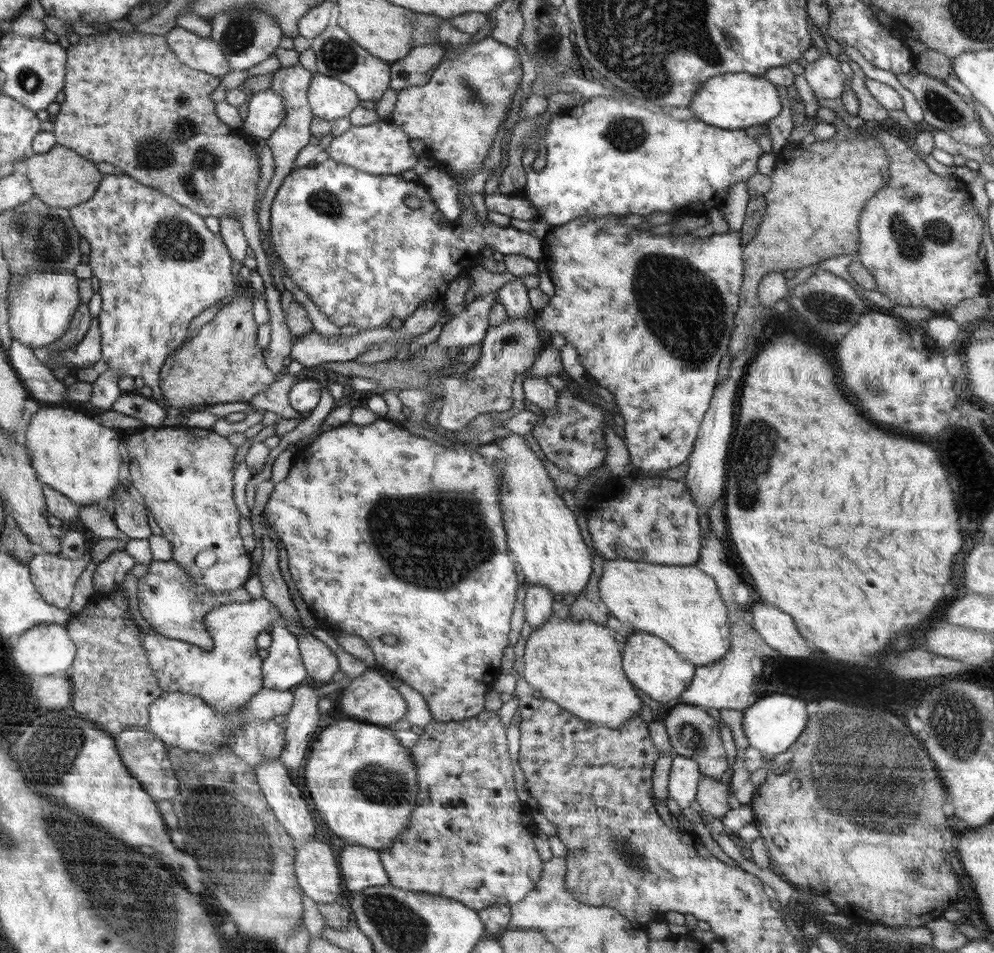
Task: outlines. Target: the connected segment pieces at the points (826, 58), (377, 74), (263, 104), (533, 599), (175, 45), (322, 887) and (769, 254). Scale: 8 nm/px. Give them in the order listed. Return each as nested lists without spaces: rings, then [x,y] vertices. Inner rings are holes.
[[[830,54],[816,57],[813,63],[804,67],[805,79],[808,81],[816,98],[836,100],[844,92],[845,74],[840,69],[840,61]]]
[[[328,25],[322,34],[311,40],[311,48],[316,55],[317,72],[336,77],[344,84],[351,85],[362,99],[377,102],[388,90],[390,63],[380,60],[380,57],[372,56],[367,49],[356,44],[340,25]]]
[[[268,89],[251,96],[242,129],[253,138],[266,141],[283,124],[286,116],[284,97],[274,89]]]
[[[527,584],[527,595],[523,600],[524,610],[526,614],[526,626],[531,628],[531,631],[541,628],[548,623],[554,616],[552,605],[554,604],[555,595],[546,588],[546,586],[538,586],[538,584]]]
[[[174,26],[168,34],[164,34],[176,57],[192,69],[200,69],[212,76],[223,77],[232,66],[222,46],[212,37],[199,37],[193,31]]]
[[[312,838],[296,847],[296,876],[308,898],[317,904],[336,902],[344,892],[343,876],[330,846]]]
[[[876,132],[872,136],[848,136],[844,140],[814,141],[808,148],[802,148],[798,142],[788,142],[780,152],[775,154],[776,162],[774,171],[770,176],[772,186],[764,193],[767,208],[762,215],[758,231],[744,246],[744,264],[746,272],[740,296],[740,310],[736,313],[736,328],[732,333],[731,347],[728,355],[731,360],[748,345],[756,342],[757,326],[764,320],[767,310],[760,304],[759,284],[764,276],[782,270],[794,270],[804,266],[814,266],[823,260],[852,254],[856,257],[859,248],[859,221],[862,219],[860,212],[867,207],[866,202],[888,184],[891,177],[891,158],[885,146],[881,144]]]

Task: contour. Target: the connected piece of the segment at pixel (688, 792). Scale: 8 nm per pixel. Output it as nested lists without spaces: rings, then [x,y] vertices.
[[[682,755],[672,758],[669,774],[668,790],[672,800],[680,808],[688,808],[696,800],[698,778],[702,776],[698,764]]]

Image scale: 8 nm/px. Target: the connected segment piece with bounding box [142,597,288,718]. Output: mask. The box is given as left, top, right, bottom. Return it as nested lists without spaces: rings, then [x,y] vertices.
[[[261,597],[248,602],[222,604],[208,612],[204,623],[213,640],[213,648],[209,652],[202,651],[202,648],[183,642],[183,640],[166,638],[154,630],[151,634],[143,634],[142,641],[148,655],[148,662],[154,669],[156,677],[159,678],[159,685],[163,688],[164,693],[183,692],[200,696],[220,717],[224,718],[226,715],[236,713],[240,707],[244,710],[244,703],[248,703],[248,700],[254,698],[254,695],[262,689],[262,668],[260,668],[262,660],[258,656],[256,636],[262,632],[270,632],[275,621],[281,620],[286,625],[288,621],[282,620],[282,618],[276,605],[272,605],[268,599]]]

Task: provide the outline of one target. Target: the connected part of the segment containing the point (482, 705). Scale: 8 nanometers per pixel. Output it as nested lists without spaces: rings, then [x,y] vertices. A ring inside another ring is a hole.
[[[377,419],[371,425],[346,422],[324,431],[312,442],[310,453],[308,462],[292,464],[284,481],[274,484],[274,492],[270,495],[263,511],[264,518],[284,543],[292,580],[309,610],[317,619],[331,622],[345,634],[355,635],[365,640],[375,656],[377,668],[412,686],[414,691],[420,692],[426,698],[434,720],[442,723],[460,722],[478,716],[486,709],[487,692],[491,690],[491,685],[496,678],[501,675],[500,660],[504,656],[504,648],[509,646],[510,616],[514,610],[516,592],[520,588],[518,574],[514,570],[517,564],[508,558],[507,532],[504,529],[503,512],[500,511],[502,467],[498,467],[496,462],[488,464],[478,449],[473,450],[464,443],[453,443],[450,448],[446,448],[442,444],[432,442],[428,437],[418,436],[386,419]],[[385,635],[396,636],[398,644],[396,646],[384,644],[380,638]]]

